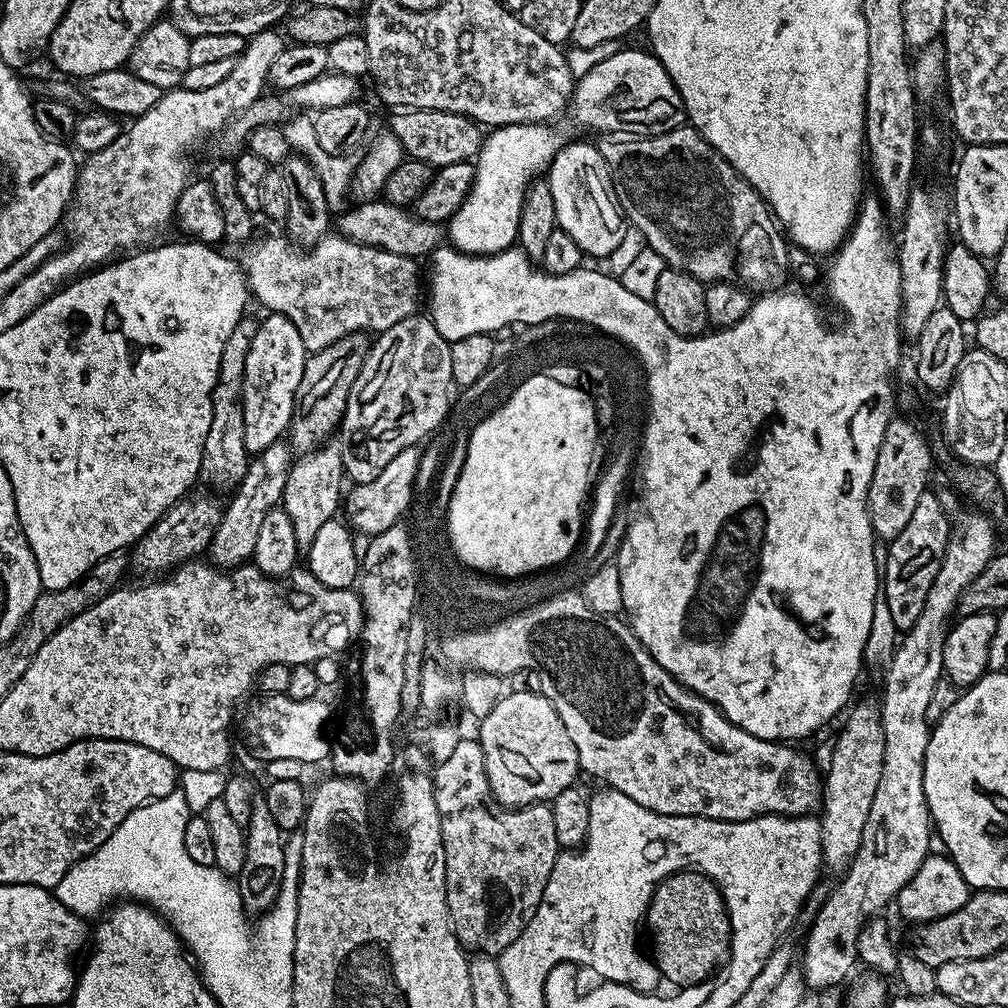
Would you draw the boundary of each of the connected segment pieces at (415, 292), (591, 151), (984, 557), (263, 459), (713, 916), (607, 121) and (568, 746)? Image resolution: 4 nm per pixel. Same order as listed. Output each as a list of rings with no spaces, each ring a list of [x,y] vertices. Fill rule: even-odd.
[[[284,234],[264,236],[261,240],[256,238],[245,243],[239,249],[238,263],[244,269],[248,291],[254,300],[268,308],[264,310],[269,313],[277,312],[290,318],[290,322],[294,322],[296,329],[303,334],[307,347],[319,350],[329,348],[349,334],[363,333],[363,328],[369,328],[372,334],[379,334],[395,324],[401,324],[409,316],[417,315],[416,303],[420,300],[420,292],[422,296],[422,276],[416,273],[417,261],[411,256],[399,256],[356,240],[329,234],[317,244],[304,247]]]
[[[595,143],[568,144],[565,148],[563,145],[546,169],[546,183],[550,198],[554,200],[556,227],[578,242],[585,257],[608,258],[622,241],[626,217],[620,206],[618,189],[612,183],[612,172],[599,147]]]
[[[971,510],[972,512],[961,511],[955,517],[954,523],[950,528],[950,535],[948,537],[948,545],[946,546],[946,554],[942,558],[942,566],[938,566],[938,575],[934,578],[934,586],[930,586],[930,594],[926,594],[926,606],[922,606],[922,614],[918,614],[918,622],[914,622],[914,626],[909,632],[903,633],[900,645],[896,648],[896,653],[892,656],[892,661],[888,664],[888,673],[884,676],[884,697],[878,700],[878,707],[880,709],[880,717],[882,718],[882,734],[886,742],[886,754],[882,762],[882,778],[877,792],[874,794],[874,803],[870,805],[870,818],[866,818],[866,830],[862,830],[862,842],[860,849],[856,851],[856,856],[852,859],[851,864],[848,865],[846,871],[843,873],[844,881],[837,886],[836,889],[829,891],[825,898],[824,905],[818,910],[816,917],[813,918],[811,927],[807,929],[808,942],[804,946],[804,964],[802,963],[802,971],[804,973],[804,983],[809,989],[820,988],[820,990],[835,989],[838,984],[842,983],[844,979],[852,972],[852,967],[857,967],[858,957],[856,955],[856,947],[858,946],[858,934],[862,930],[862,926],[866,921],[879,917],[880,912],[884,907],[891,905],[896,899],[896,895],[902,890],[902,886],[906,886],[906,882],[910,882],[910,878],[914,878],[914,874],[918,874],[918,866],[922,866],[922,862],[930,855],[930,848],[928,843],[934,840],[934,832],[930,827],[930,817],[928,814],[928,803],[926,802],[926,794],[924,793],[924,759],[926,758],[926,746],[928,745],[928,737],[930,735],[930,722],[926,718],[926,709],[930,707],[930,694],[934,694],[934,686],[938,686],[938,682],[944,676],[944,667],[942,666],[942,650],[944,643],[948,637],[948,630],[953,623],[956,616],[956,603],[958,598],[962,598],[962,590],[966,590],[966,586],[970,586],[970,582],[974,582],[974,578],[978,578],[978,574],[982,574],[985,566],[991,562],[992,557],[997,555],[998,547],[996,548],[996,529],[997,525],[984,512],[979,510]]]
[[[276,439],[270,446],[266,446],[249,463],[244,476],[240,480],[240,489],[232,496],[232,501],[226,504],[220,517],[220,524],[216,528],[216,533],[212,535],[211,542],[208,543],[207,559],[216,566],[240,566],[245,562],[251,561],[254,552],[256,538],[258,538],[258,529],[262,526],[262,518],[274,507],[277,507],[284,499],[284,490],[286,488],[286,478],[290,474],[294,463],[294,453],[283,439]]]
[[[695,870],[672,873],[652,892],[644,928],[650,938],[653,965],[673,987],[696,985],[711,979],[729,960],[732,927],[724,896],[707,875]]]
[[[624,48],[605,60],[600,60],[584,77],[575,81],[570,97],[572,116],[584,128],[593,128],[600,134],[627,134],[629,137],[657,136],[681,127],[685,123],[684,103],[662,62],[651,51],[639,52],[636,48]]]
[[[509,691],[498,702],[498,706],[494,706],[494,710],[490,710],[490,714],[486,714],[486,718],[479,721],[478,728],[480,728],[478,739],[482,746],[482,758],[484,759],[486,778],[490,782],[492,797],[505,808],[526,808],[530,804],[551,802],[558,794],[562,794],[562,790],[573,787],[577,783],[576,775],[581,775],[582,772],[578,750],[574,750],[574,742],[570,742],[570,734],[566,734],[566,726],[562,726],[562,718],[558,718],[558,710],[554,710],[552,703],[540,692]]]

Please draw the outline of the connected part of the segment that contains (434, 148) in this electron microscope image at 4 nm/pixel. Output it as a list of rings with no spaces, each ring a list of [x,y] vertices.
[[[404,110],[397,116],[400,117],[390,125],[390,128],[400,139],[405,153],[409,157],[432,165],[433,169],[462,164],[471,161],[479,154],[482,128],[469,116],[438,110]]]

